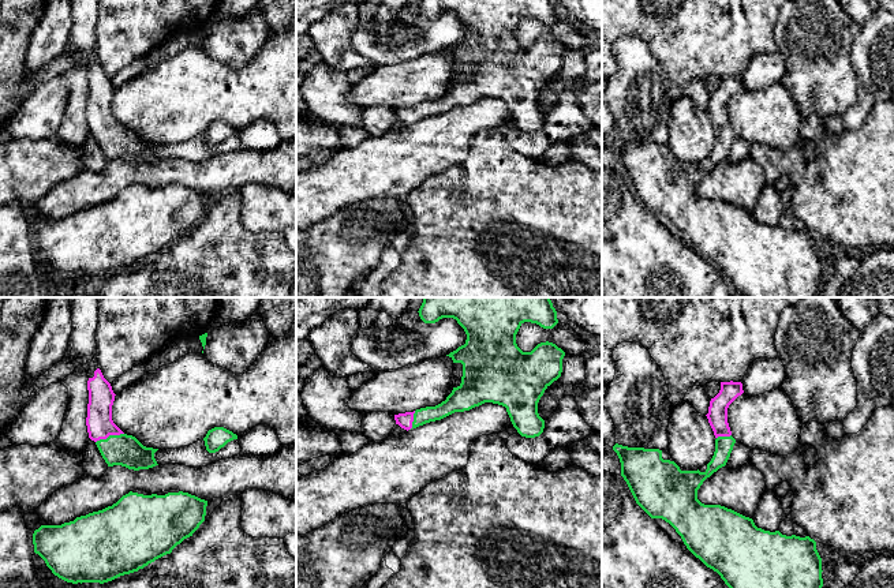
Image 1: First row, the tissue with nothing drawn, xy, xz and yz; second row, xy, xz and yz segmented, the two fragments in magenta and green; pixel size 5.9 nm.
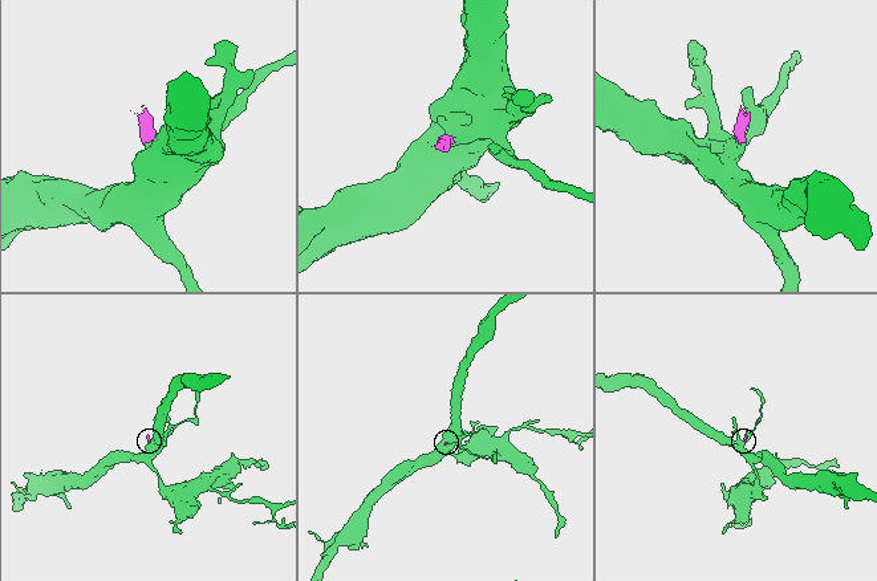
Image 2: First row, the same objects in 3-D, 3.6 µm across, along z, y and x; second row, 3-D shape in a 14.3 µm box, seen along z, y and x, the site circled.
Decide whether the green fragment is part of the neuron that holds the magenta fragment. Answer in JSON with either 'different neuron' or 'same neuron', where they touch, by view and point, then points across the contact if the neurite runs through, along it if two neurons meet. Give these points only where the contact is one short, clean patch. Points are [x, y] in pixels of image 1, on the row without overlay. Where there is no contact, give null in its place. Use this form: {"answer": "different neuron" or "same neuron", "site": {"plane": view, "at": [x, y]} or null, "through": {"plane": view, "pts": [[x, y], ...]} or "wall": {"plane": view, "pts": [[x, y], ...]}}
{"answer": "same neuron", "site": {"plane": "xy", "at": [109, 128]}, "through": {"plane": "xy", "pts": [[100, 120], [109, 128], [126, 145]]}}

